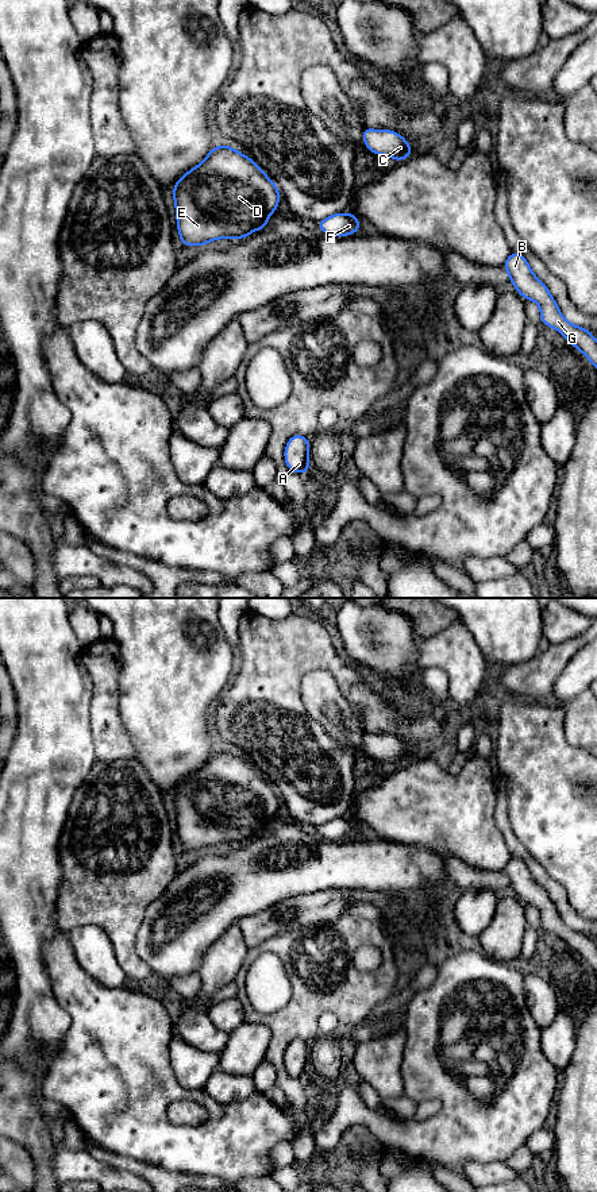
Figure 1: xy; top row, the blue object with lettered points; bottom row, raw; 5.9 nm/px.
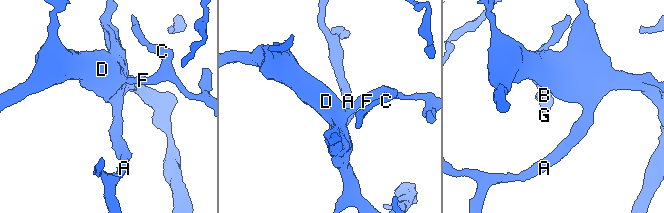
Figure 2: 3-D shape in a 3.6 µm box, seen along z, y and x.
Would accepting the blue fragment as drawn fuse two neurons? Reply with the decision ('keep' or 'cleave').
keep

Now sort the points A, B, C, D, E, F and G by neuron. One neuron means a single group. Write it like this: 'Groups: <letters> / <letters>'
Groups: A B C D E F G

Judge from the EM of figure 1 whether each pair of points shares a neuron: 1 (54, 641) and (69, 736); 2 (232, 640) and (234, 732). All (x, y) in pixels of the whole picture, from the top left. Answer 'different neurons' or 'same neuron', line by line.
1: same neuron
2: different neurons

